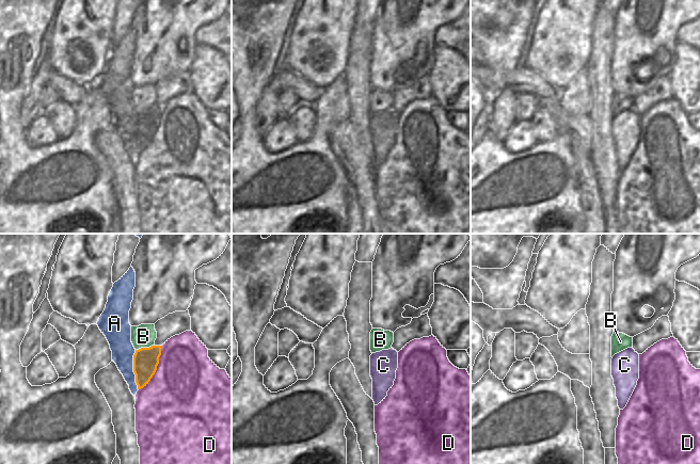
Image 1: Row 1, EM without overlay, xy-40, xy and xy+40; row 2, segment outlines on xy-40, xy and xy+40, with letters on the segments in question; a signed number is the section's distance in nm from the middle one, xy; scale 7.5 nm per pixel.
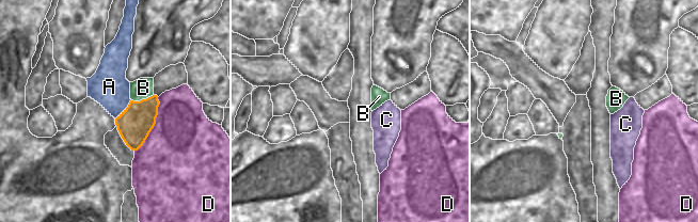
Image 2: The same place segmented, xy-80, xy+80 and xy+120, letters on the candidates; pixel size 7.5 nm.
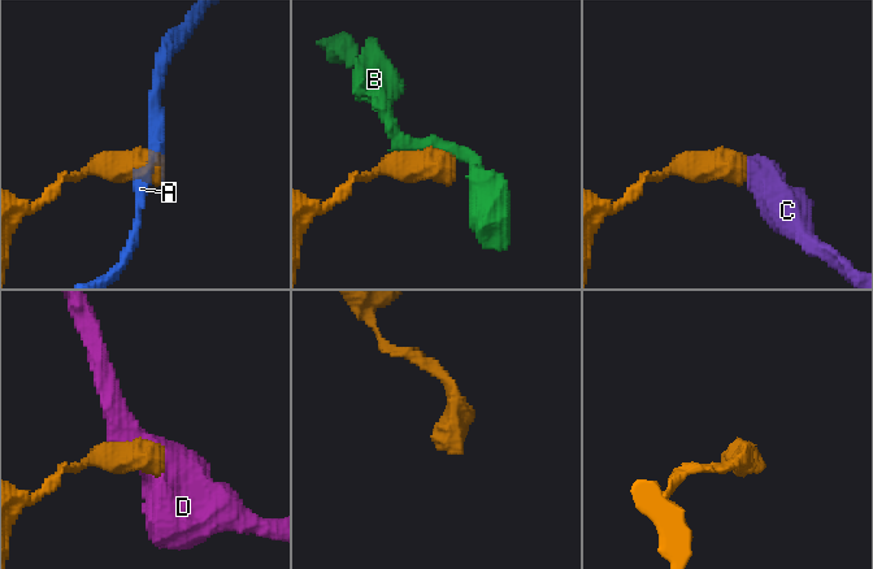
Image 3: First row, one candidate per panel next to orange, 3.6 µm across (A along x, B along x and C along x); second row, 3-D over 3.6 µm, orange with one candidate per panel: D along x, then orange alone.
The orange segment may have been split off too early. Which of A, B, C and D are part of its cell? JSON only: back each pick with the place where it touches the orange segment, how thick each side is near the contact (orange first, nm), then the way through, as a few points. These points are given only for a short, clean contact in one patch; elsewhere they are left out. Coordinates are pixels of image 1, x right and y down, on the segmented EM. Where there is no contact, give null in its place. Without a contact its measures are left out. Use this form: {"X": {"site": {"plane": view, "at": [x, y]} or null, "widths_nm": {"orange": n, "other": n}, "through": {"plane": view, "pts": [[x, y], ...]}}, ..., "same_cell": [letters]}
{"same_cell": []}

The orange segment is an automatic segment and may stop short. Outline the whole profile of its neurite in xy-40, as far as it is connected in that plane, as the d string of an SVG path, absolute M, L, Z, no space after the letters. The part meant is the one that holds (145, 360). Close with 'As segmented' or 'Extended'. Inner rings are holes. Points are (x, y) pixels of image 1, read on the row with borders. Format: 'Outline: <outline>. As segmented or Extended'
Outline: M152 346L136 350L133 355L133 372L138 389L146 386L155 374L160 355L161 346Z. As segmented

